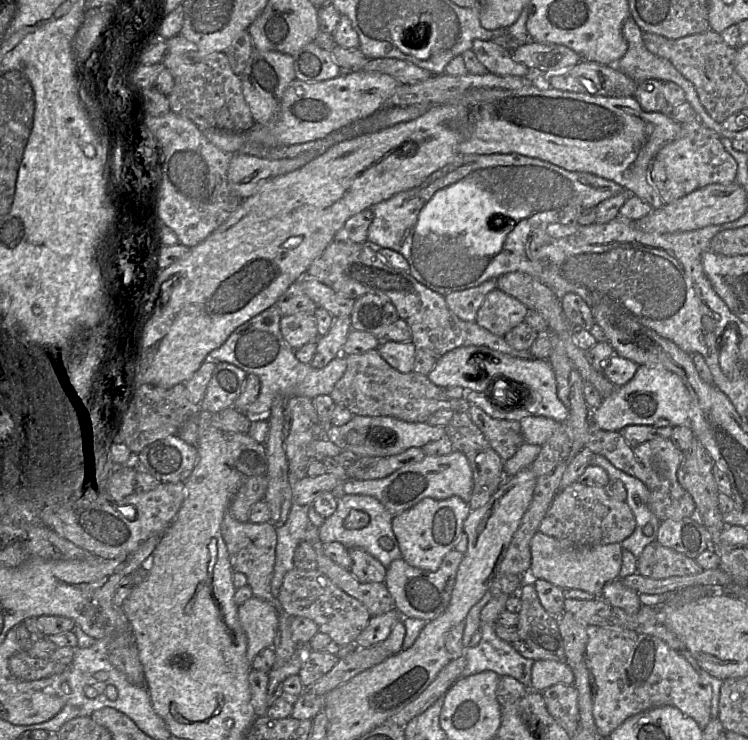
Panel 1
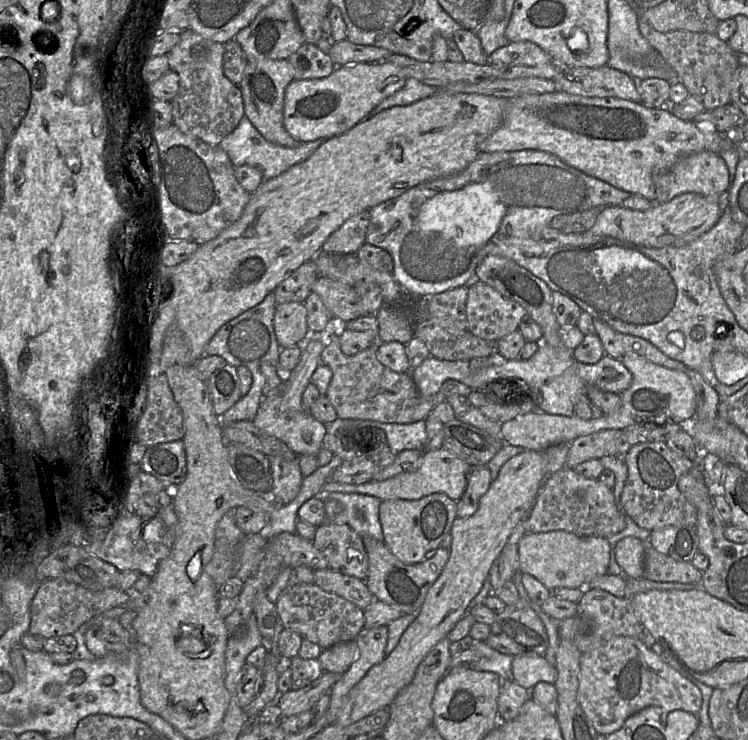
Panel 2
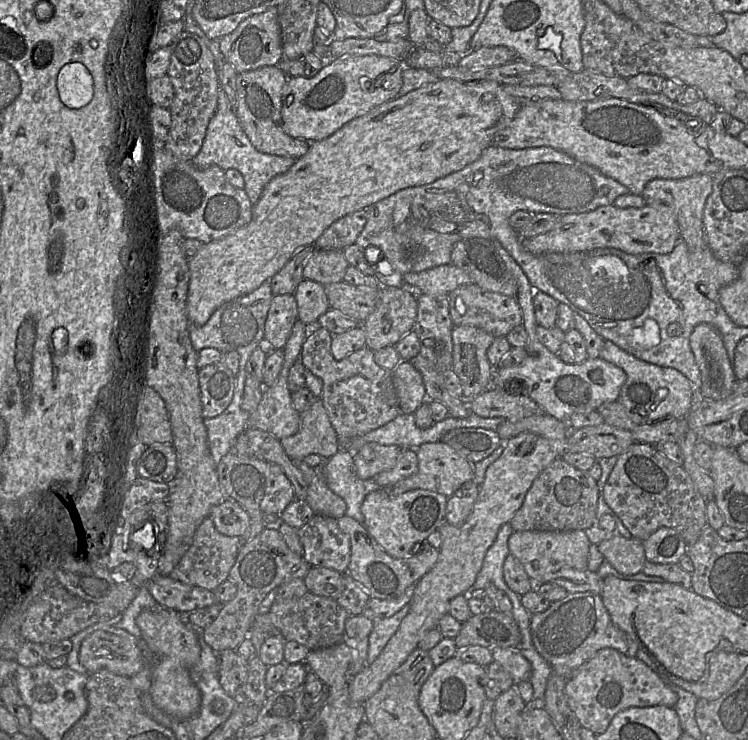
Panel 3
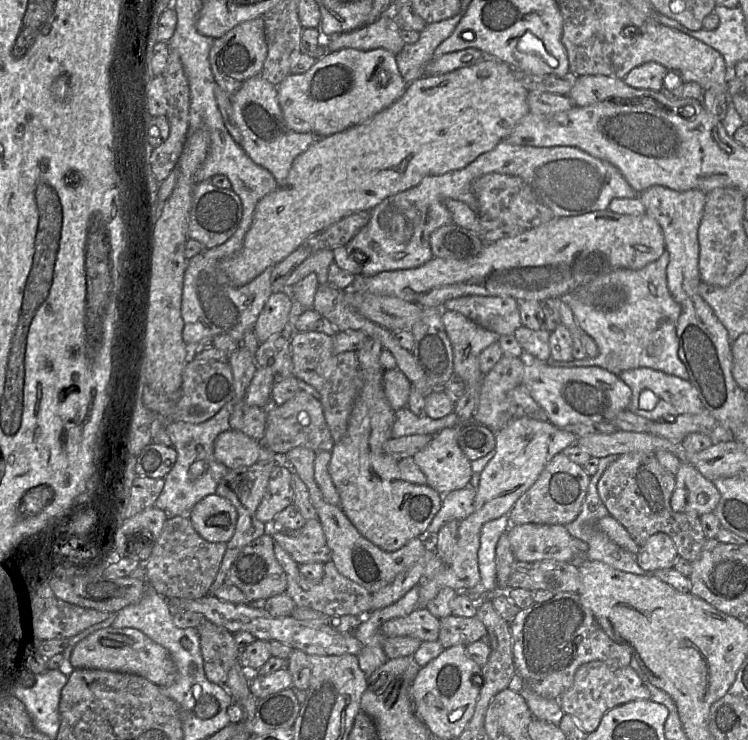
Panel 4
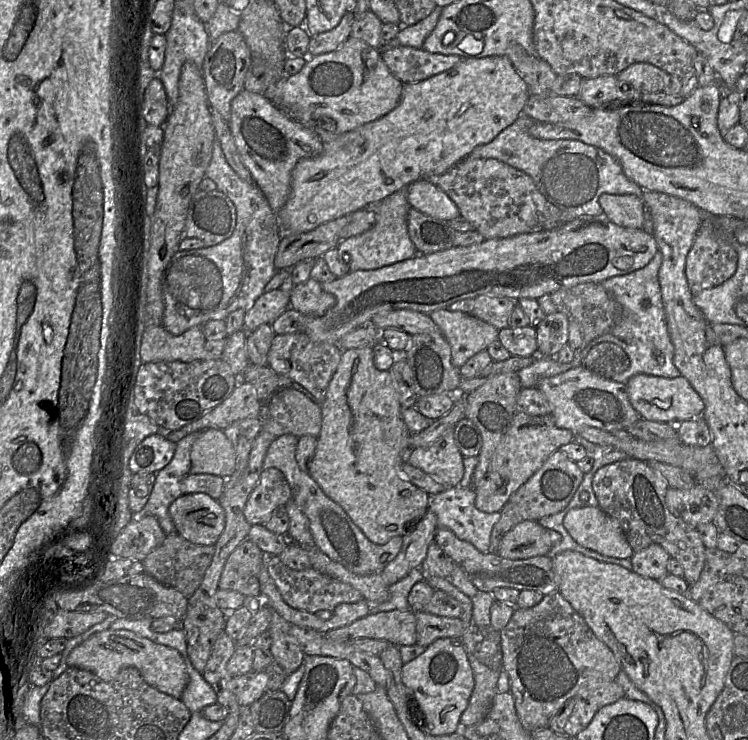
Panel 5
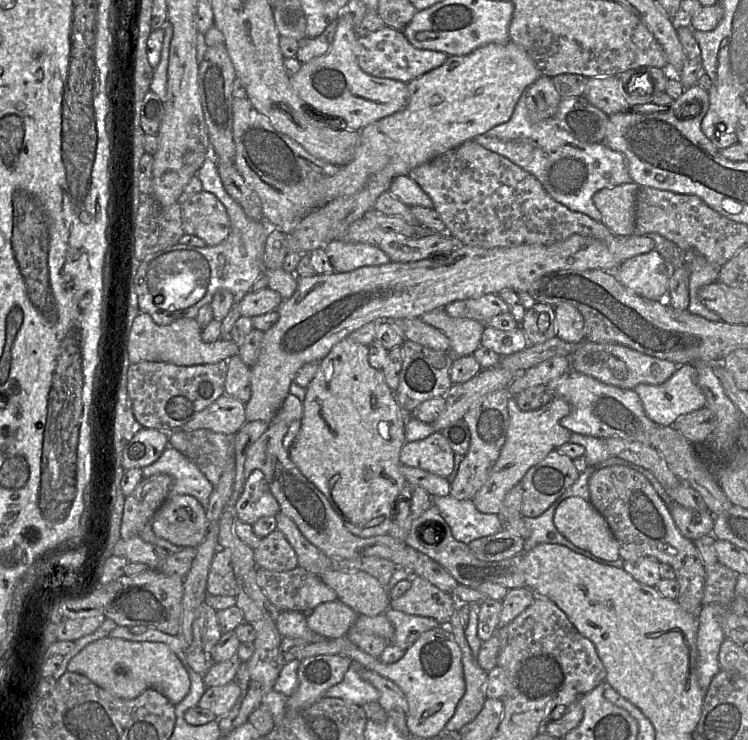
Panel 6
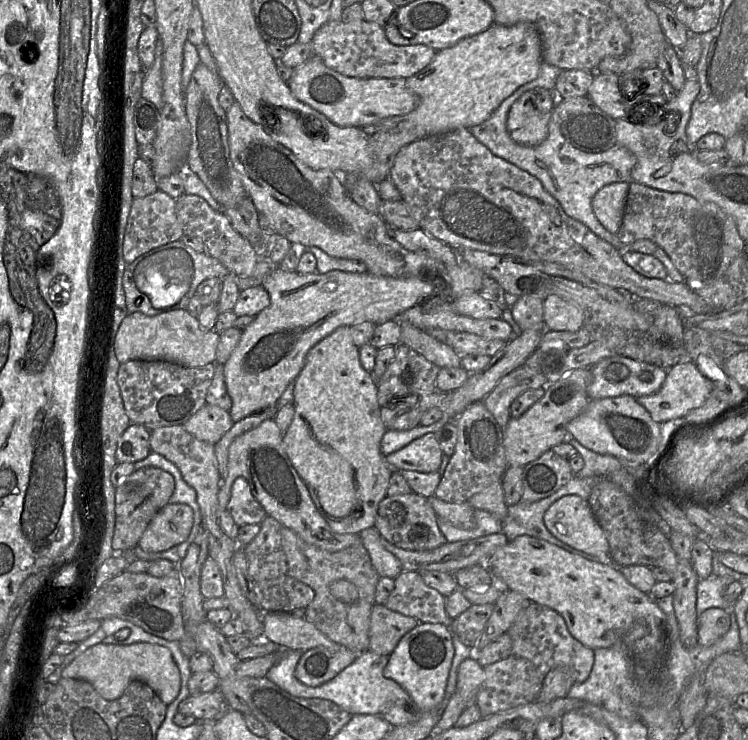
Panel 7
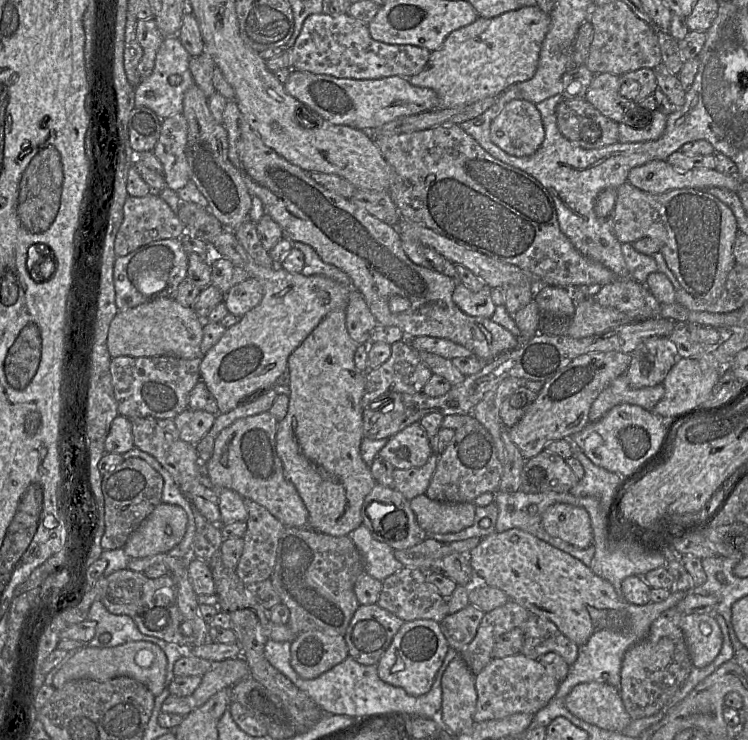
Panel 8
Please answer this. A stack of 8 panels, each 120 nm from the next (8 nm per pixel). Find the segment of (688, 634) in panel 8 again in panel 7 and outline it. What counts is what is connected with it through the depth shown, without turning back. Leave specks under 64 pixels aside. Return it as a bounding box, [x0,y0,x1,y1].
[697,608,731,646]

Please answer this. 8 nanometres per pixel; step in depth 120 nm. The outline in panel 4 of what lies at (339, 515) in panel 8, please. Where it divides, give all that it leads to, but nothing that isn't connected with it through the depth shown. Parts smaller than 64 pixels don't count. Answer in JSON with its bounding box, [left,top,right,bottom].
[328,337,442,552]

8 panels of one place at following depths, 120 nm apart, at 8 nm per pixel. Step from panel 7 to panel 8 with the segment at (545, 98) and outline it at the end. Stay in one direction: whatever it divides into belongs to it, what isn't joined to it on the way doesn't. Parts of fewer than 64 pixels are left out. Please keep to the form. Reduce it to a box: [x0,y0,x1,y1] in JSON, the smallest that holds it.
[490,99,544,157]

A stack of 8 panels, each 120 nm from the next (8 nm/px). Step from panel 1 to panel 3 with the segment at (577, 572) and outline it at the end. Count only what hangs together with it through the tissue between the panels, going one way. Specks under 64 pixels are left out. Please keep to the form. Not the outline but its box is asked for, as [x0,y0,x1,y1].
[508,530,591,585]

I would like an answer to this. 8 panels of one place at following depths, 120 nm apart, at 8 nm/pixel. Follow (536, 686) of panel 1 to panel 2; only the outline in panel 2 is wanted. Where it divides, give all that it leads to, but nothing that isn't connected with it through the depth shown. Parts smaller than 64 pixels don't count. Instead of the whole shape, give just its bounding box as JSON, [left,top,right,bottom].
[512,654,557,690]

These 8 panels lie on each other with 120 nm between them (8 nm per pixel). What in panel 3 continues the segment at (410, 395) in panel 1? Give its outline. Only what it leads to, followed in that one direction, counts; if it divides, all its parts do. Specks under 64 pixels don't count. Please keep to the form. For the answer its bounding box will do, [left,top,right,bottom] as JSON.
[299,326,402,449]

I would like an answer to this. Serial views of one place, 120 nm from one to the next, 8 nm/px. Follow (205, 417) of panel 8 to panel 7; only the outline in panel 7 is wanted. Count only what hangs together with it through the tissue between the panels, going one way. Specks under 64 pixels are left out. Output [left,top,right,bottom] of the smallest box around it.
[182,404,233,444]

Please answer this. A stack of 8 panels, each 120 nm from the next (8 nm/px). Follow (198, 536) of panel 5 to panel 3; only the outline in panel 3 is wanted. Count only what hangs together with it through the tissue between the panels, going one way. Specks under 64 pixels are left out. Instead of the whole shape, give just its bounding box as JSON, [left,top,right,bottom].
[208,498,249,537]

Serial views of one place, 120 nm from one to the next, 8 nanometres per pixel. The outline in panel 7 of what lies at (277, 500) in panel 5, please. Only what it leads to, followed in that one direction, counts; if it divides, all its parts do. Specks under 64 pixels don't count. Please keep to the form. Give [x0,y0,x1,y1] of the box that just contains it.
[226,477,267,527]

